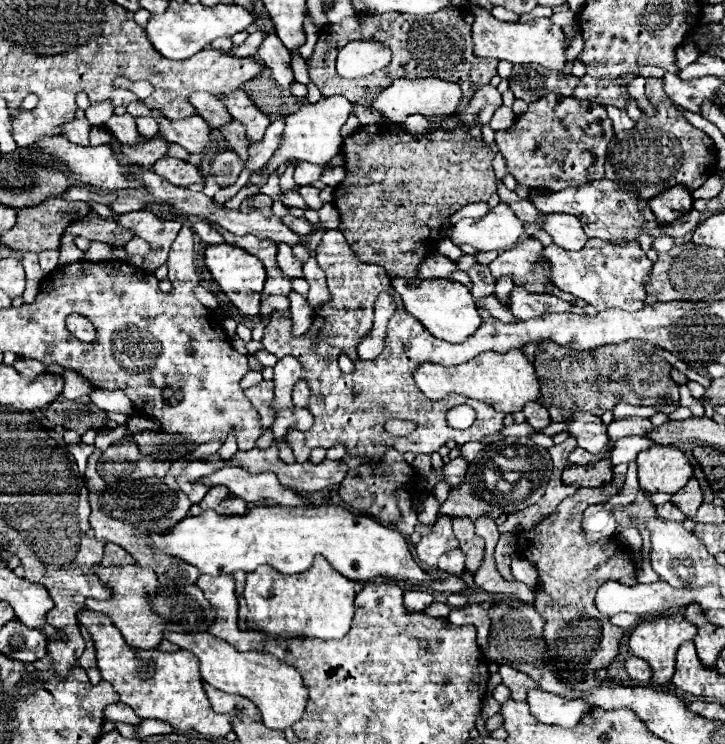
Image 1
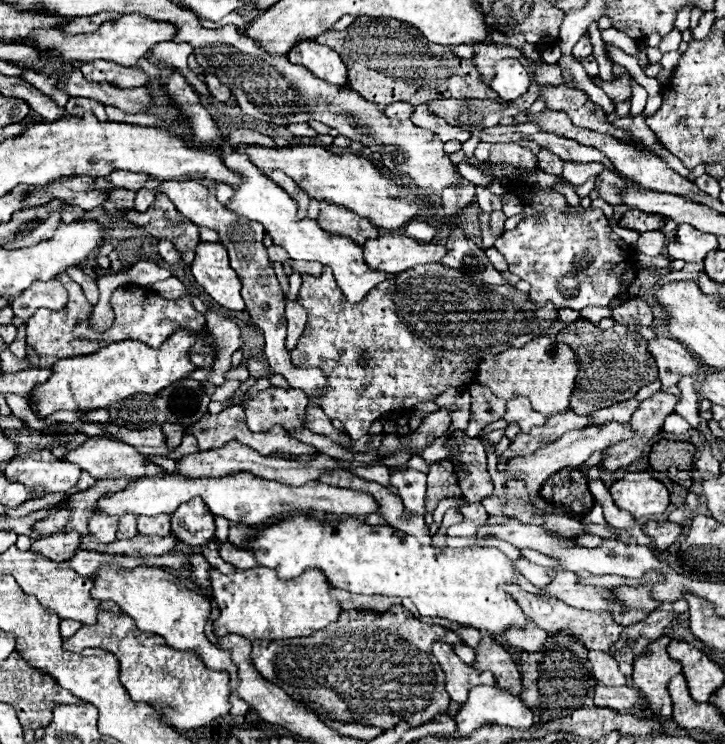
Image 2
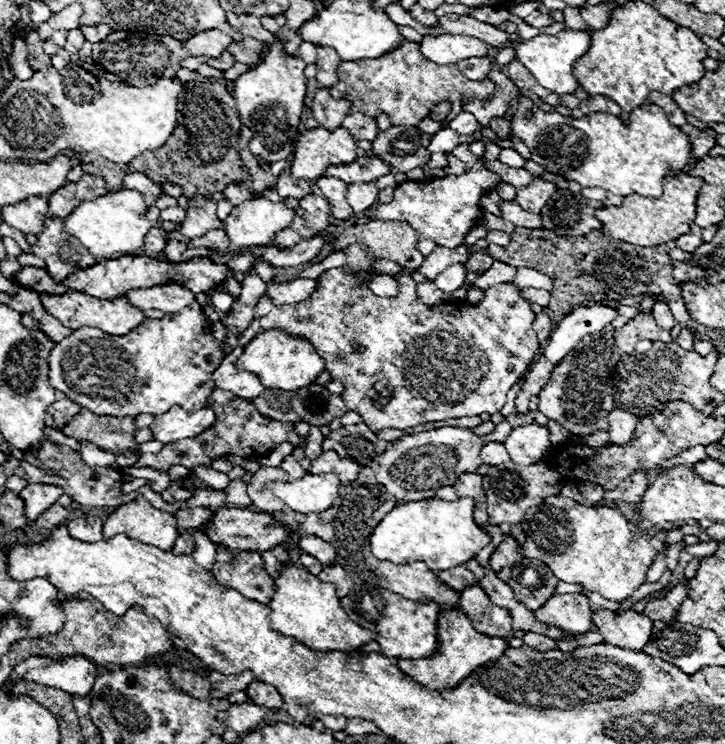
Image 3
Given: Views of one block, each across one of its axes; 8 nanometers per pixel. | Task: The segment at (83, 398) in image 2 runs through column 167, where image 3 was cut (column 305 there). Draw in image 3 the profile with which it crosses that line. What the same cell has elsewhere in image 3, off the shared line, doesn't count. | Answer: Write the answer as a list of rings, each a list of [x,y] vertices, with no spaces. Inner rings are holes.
[[[268,330],[256,334],[256,338],[244,346],[244,354],[238,358],[236,368],[256,374],[262,380],[264,388],[280,388],[288,392],[310,386],[326,370],[322,356],[316,354],[308,340],[290,338],[282,330]]]

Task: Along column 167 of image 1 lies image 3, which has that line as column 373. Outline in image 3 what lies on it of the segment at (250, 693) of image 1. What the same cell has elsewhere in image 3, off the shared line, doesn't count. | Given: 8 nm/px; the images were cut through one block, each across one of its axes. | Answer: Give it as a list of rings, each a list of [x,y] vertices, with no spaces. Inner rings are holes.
[[[288,564],[282,566],[280,576],[274,580],[272,600],[266,604],[270,608],[270,626],[282,636],[294,636],[314,650],[356,650],[368,640],[376,640],[376,632],[360,628],[340,606],[336,596],[336,586],[320,582],[318,576]]]

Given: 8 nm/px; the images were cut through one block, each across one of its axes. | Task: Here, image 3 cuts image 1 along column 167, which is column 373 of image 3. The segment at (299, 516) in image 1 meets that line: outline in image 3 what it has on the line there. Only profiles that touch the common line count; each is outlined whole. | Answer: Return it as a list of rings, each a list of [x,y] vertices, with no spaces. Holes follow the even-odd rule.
[[[426,498],[418,502],[398,504],[392,512],[382,518],[370,536],[372,554],[378,560],[390,560],[396,564],[406,564],[410,560],[424,562],[430,570],[446,570],[472,560],[484,546],[492,542],[490,534],[484,532],[474,522],[472,498],[458,498],[446,502],[440,498]]]

